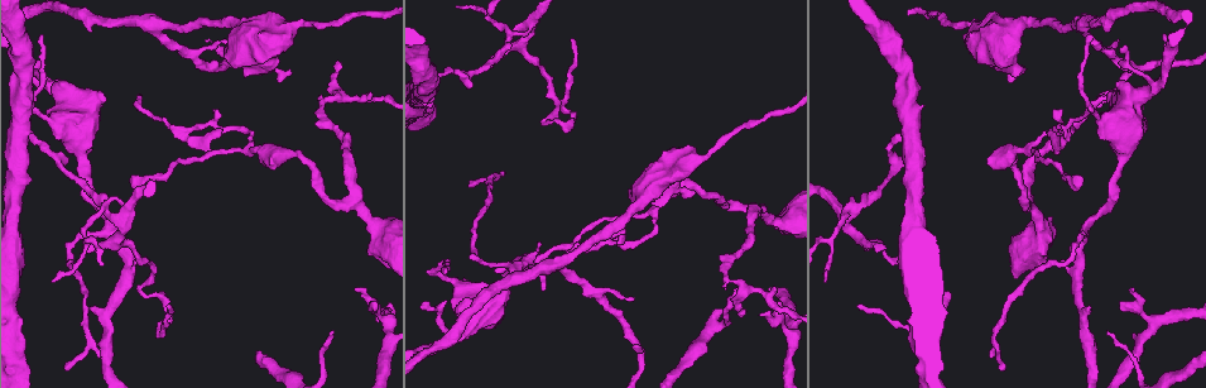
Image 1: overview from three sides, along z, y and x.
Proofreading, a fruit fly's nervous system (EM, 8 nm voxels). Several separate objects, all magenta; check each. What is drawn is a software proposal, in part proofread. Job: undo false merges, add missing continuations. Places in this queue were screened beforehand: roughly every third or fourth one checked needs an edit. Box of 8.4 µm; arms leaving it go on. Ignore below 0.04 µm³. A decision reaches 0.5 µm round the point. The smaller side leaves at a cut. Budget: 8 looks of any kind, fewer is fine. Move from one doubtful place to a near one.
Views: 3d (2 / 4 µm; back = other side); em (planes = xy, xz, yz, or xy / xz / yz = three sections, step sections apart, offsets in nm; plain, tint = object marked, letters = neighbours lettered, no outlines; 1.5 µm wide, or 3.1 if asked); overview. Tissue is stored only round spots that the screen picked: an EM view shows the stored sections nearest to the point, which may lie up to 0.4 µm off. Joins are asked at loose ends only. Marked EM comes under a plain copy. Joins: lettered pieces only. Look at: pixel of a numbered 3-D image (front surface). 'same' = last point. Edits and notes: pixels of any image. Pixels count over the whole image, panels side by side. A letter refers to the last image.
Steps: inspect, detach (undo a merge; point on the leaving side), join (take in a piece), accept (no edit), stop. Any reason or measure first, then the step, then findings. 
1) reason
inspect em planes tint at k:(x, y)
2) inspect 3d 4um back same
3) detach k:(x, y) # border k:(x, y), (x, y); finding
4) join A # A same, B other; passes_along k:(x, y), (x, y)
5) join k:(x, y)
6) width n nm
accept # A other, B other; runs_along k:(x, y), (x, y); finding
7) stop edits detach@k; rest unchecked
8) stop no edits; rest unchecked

branch stops here
inspect 3d 4um at 1:(636, 346)

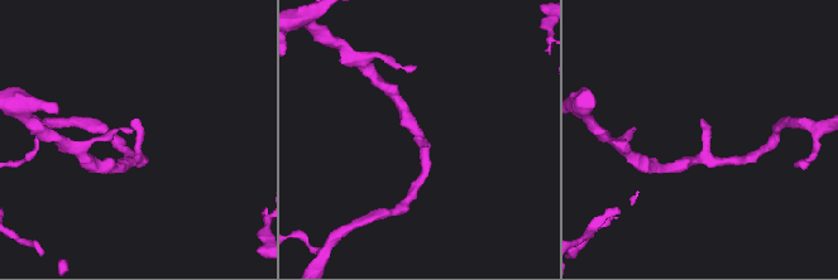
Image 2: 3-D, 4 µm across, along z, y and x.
inspect em planes tint at 2:(702, 122)

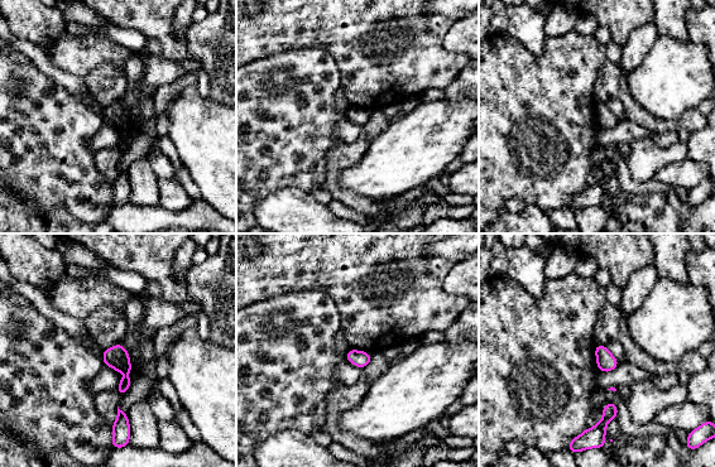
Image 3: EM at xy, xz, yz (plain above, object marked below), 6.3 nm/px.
inspect em planes letters same

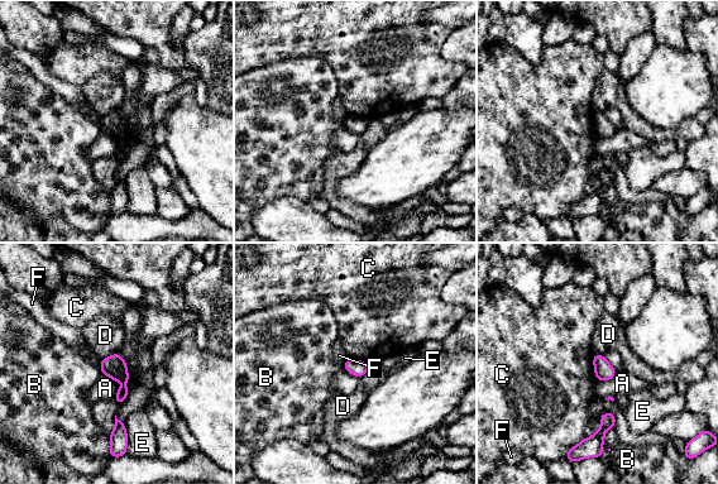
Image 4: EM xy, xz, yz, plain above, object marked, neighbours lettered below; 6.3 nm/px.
accept # A other, B other, C other, D other, E other, F other; none of them fits

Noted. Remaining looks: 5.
three-way junction
inspect em planes tint at 1:(1082, 233)

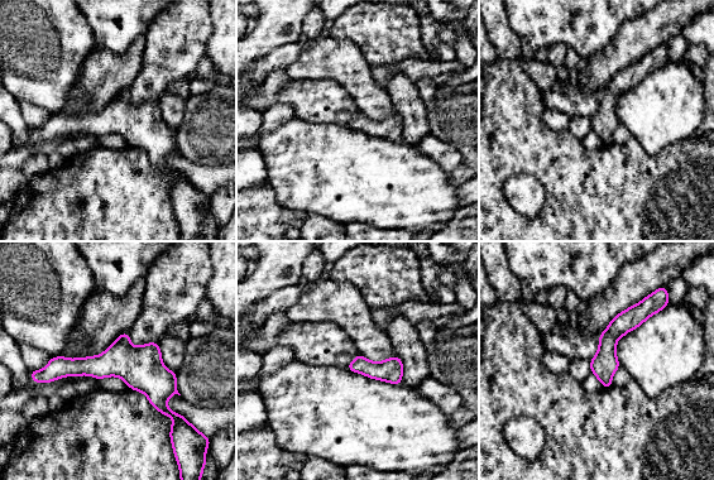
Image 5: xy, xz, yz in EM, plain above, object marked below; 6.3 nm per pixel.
inspect em planes letters same

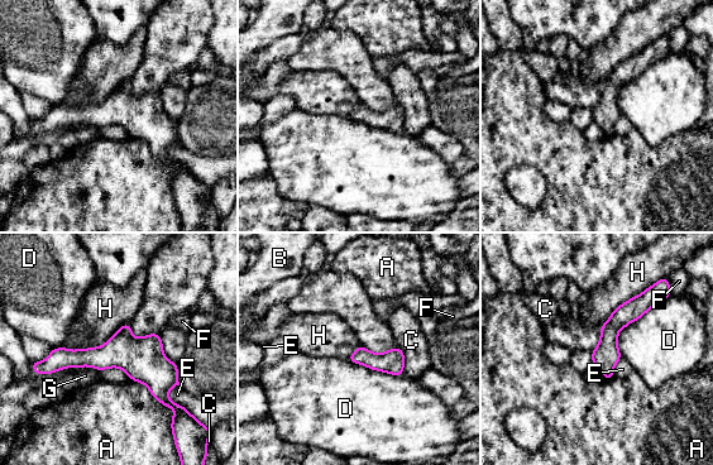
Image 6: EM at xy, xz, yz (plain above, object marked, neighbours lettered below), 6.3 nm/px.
width 110 nm
accept # A other, B other, C other, D other, E other, F other, G other, H other; border 6:(664, 300), (618, 332), (621, 356); continuous, no second cell

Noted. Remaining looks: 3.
two arms in line, one across
inspect 3d 2um at 1:(20, 133)

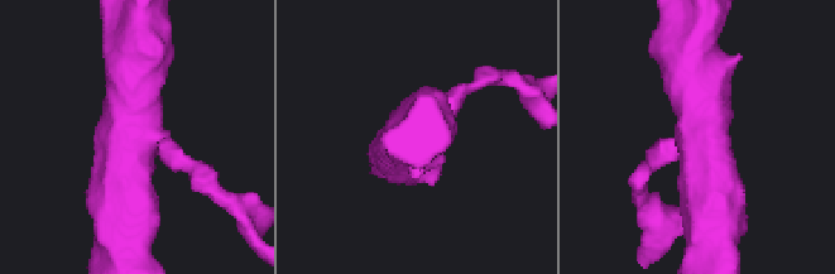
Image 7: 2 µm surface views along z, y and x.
arms 3; shape alone is not enough
inspect em xy step 4 tint at 7:(701, 139)

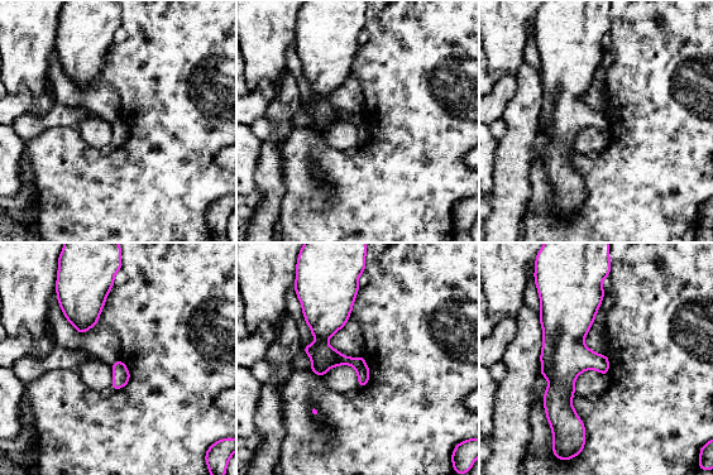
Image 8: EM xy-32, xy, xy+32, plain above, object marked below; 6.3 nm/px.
another direction
inspect em planes letters same

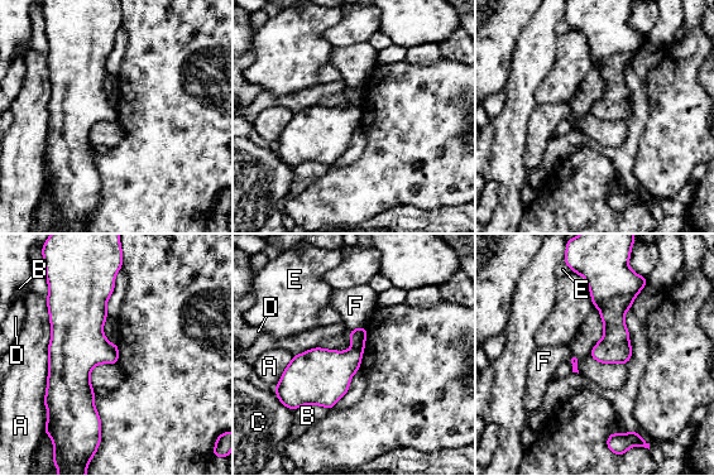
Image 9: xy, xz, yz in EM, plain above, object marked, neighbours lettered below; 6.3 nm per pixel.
longest_contact A 700 nm
detach 9:(358, 336) # A other, B other, C other, D other, E other, F other; border 9:(351, 347), (362, 351); two cells meet here

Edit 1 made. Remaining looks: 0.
stop edits detach@9; rest unchecked

